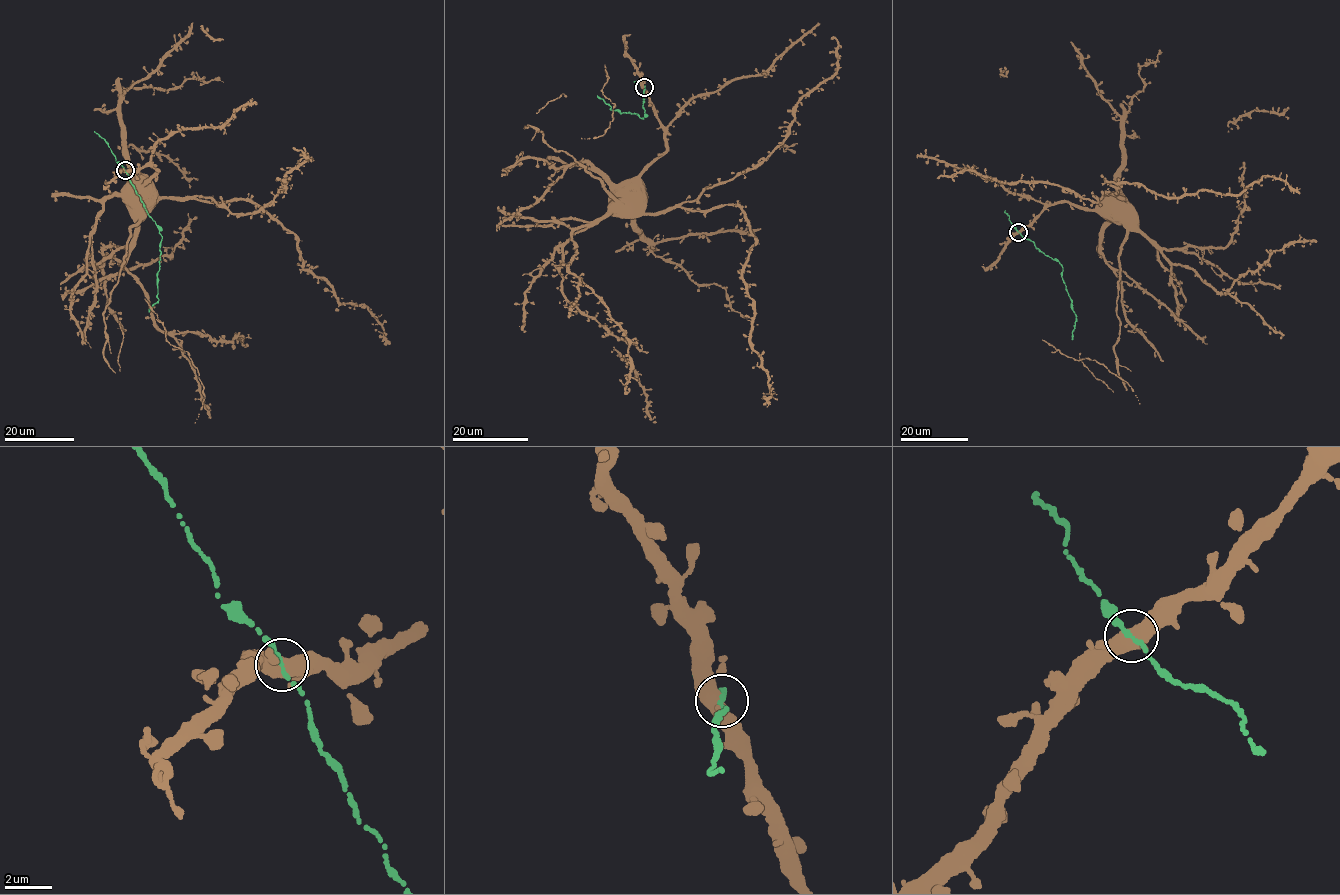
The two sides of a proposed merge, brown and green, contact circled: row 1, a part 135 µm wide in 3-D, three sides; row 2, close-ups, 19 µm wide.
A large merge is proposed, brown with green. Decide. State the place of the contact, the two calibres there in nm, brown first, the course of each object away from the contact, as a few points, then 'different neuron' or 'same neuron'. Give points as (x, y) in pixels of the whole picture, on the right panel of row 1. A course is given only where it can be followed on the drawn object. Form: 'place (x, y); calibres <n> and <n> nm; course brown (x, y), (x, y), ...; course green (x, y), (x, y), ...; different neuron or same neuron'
place (1018, 232); calibres 480 and 200 nm; course brown (1018, 231), (1031, 226), (1046, 207), (1065, 201), (1118, 220), (1129, 217); course green (1018, 231), (1062, 266), (1062, 278), (1076, 316), (1071, 339); same neuron

